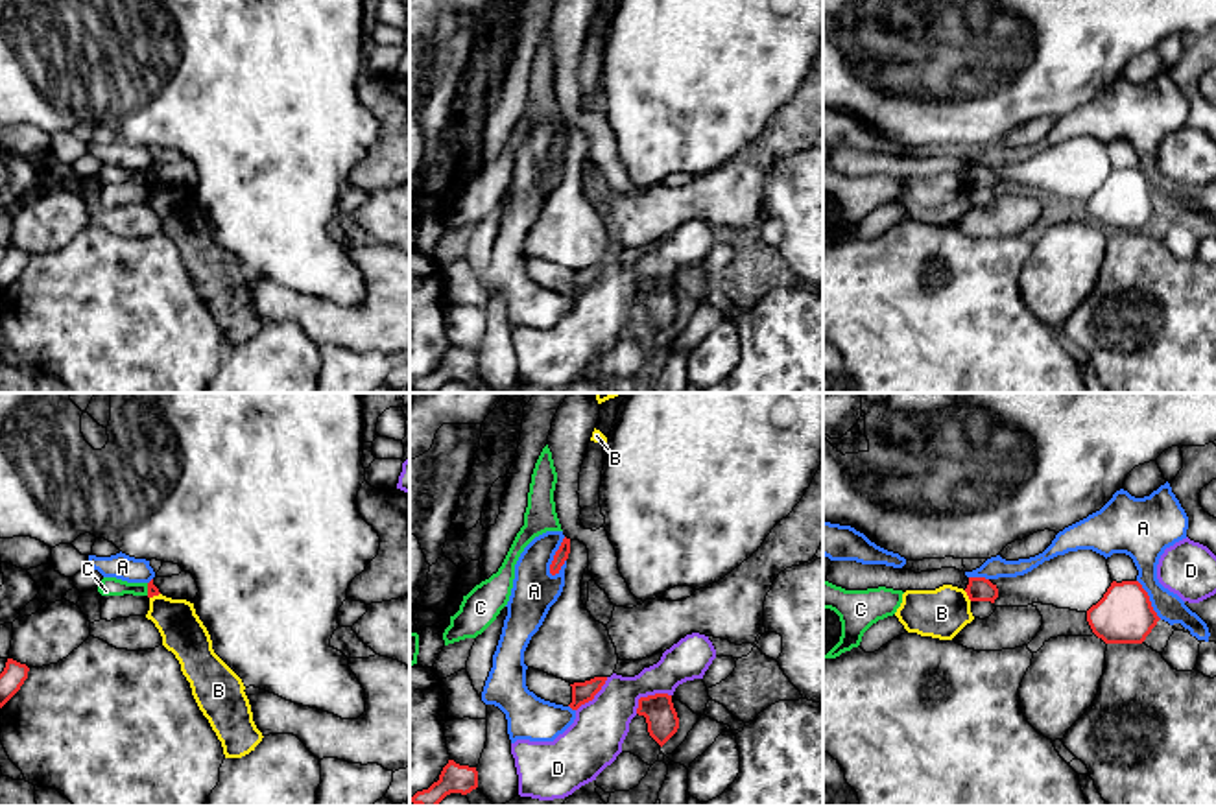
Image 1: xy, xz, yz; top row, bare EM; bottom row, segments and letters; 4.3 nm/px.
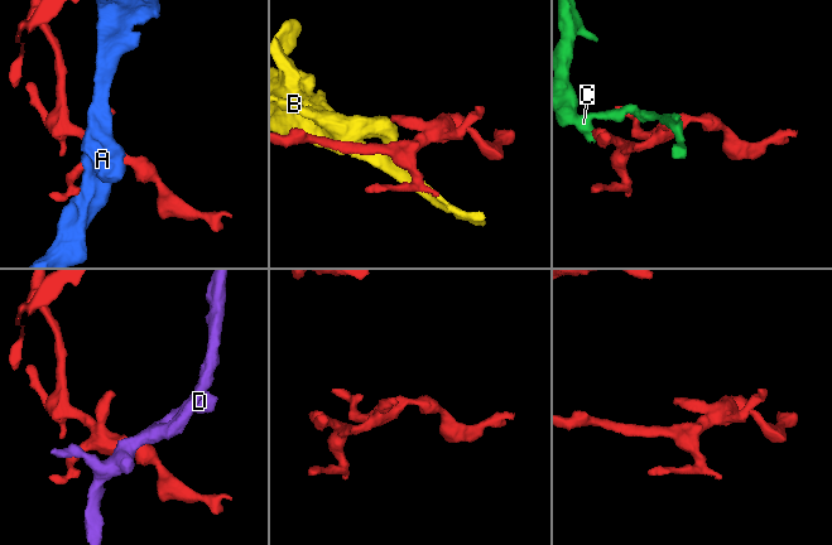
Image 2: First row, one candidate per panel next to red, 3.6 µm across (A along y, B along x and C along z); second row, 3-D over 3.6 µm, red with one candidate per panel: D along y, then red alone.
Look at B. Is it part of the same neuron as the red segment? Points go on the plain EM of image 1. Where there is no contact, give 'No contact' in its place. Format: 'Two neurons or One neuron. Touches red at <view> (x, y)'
Two neurons. Touches red at yz (967, 181)

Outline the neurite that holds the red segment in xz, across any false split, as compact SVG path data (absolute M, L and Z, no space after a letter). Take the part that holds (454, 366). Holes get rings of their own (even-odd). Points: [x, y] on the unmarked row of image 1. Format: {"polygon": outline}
{"polygon": "M448 347L448 350L443 354L439 362L439 367L434 369L428 376L417 378L411 384L411 389L419 393L437 393L450 380L467 382L476 374L476 354L459 352L454 347Z"}

